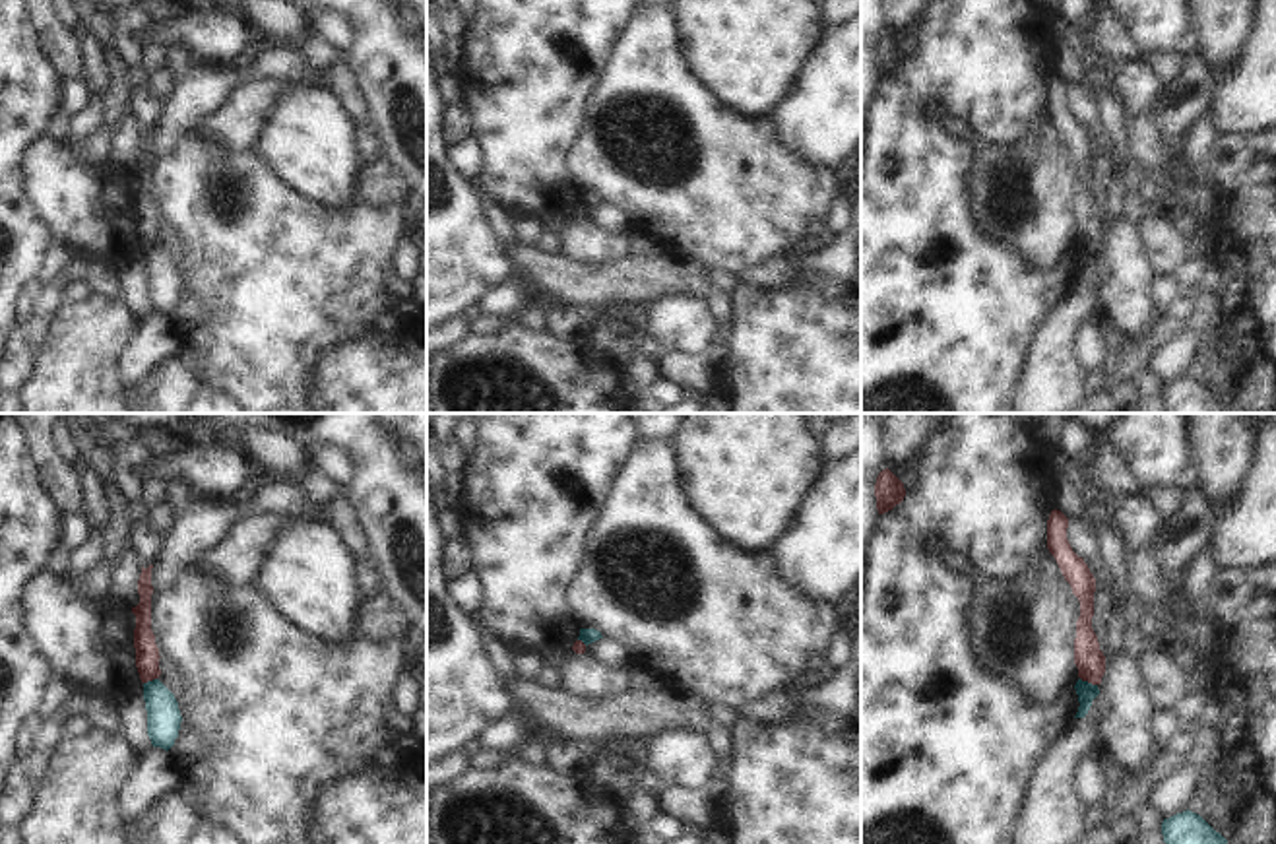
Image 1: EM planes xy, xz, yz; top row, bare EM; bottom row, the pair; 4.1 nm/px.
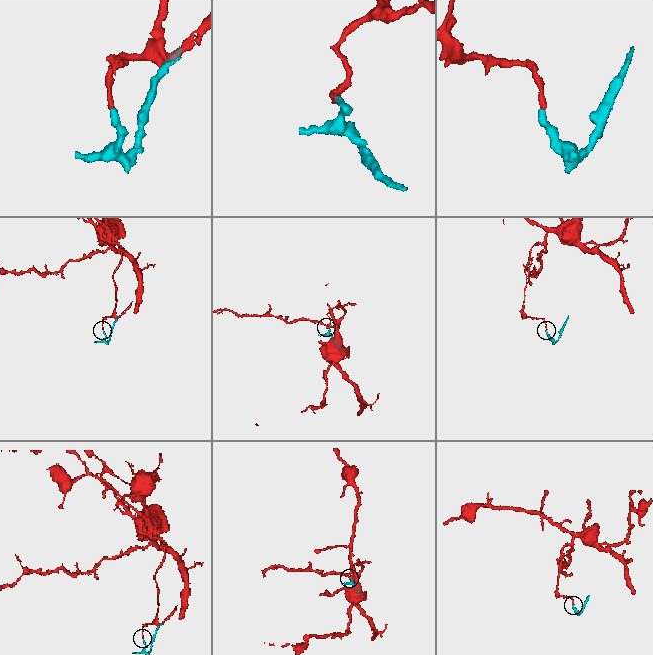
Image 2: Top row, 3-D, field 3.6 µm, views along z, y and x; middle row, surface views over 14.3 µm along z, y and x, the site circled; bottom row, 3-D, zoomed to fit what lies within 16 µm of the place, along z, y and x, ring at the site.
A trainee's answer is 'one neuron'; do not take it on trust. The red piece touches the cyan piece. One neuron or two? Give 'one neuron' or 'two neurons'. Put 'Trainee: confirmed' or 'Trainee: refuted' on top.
Trainee: refuted
two neurons

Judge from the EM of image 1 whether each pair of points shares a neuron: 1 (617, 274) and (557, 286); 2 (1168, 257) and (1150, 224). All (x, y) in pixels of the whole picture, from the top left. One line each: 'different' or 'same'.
1: same
2: same

